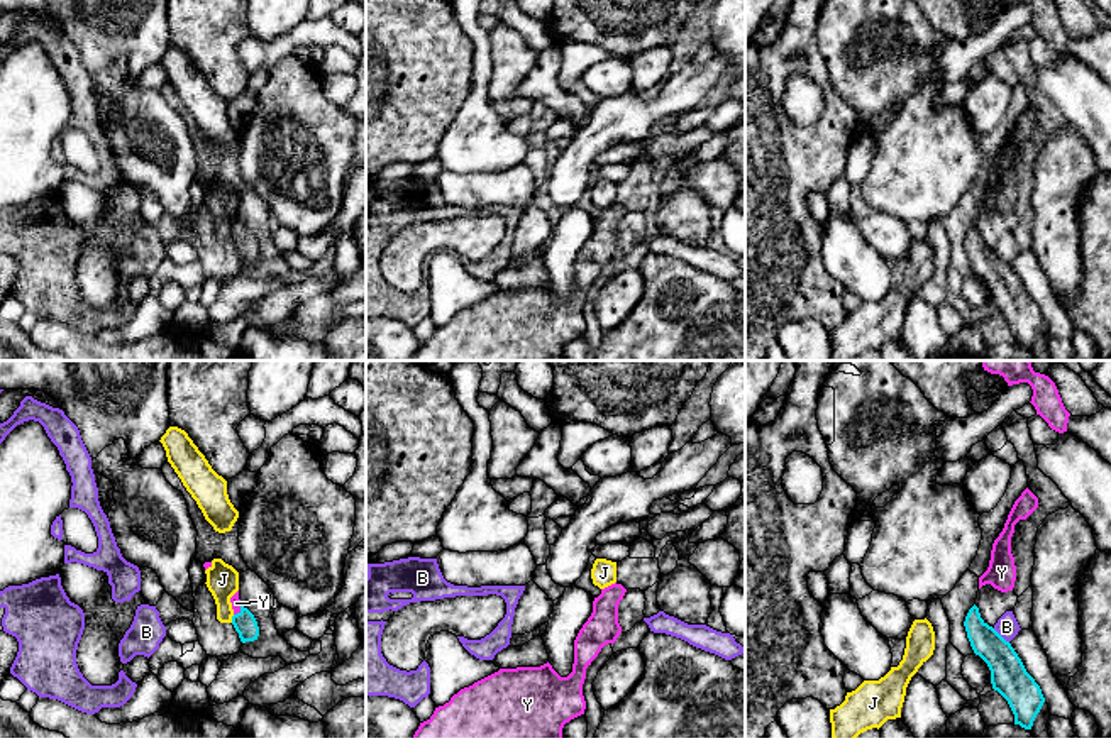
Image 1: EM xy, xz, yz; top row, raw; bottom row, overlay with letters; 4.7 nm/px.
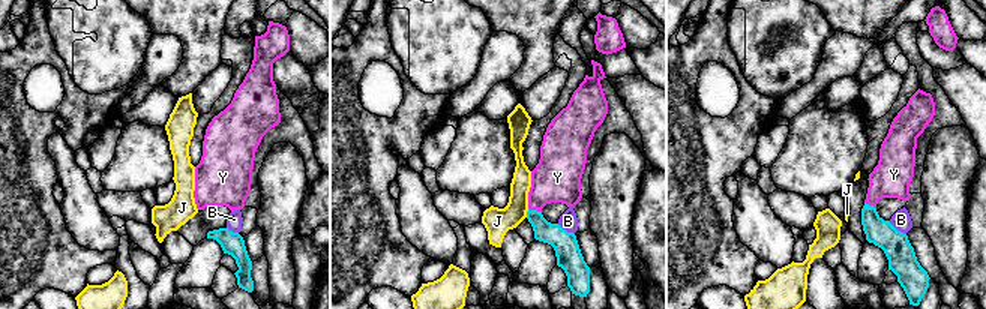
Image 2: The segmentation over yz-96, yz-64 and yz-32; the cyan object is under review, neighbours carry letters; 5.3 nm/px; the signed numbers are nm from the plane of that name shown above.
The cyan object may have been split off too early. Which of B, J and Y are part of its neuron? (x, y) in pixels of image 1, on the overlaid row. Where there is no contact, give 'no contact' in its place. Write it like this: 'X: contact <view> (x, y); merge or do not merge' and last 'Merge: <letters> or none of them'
B: contact yz (1000, 635); do not merge
J: contact xy (232, 618); do not merge
Y: contact xy (241, 610); merge
Merge: Y

